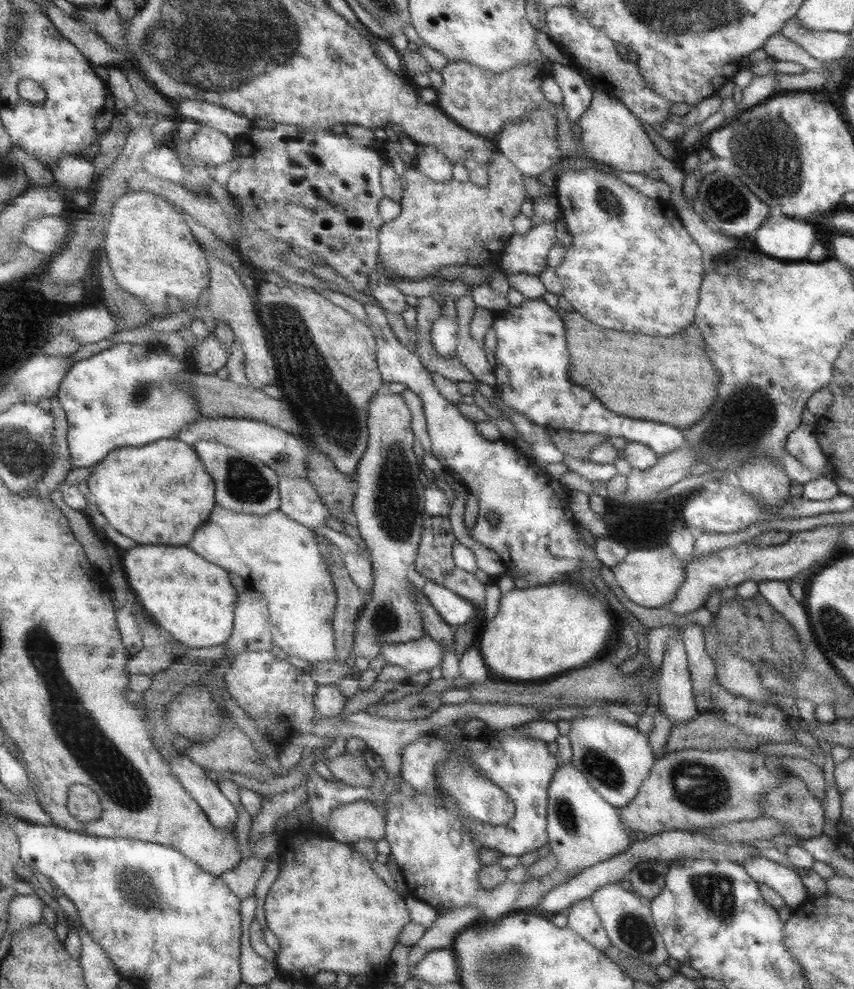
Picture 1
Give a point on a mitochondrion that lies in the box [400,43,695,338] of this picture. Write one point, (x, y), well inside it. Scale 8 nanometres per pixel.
(608, 201)

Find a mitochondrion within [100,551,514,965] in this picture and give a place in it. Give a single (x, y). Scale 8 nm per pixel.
(130, 882)

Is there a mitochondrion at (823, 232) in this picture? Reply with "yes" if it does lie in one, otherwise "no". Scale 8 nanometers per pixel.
no

